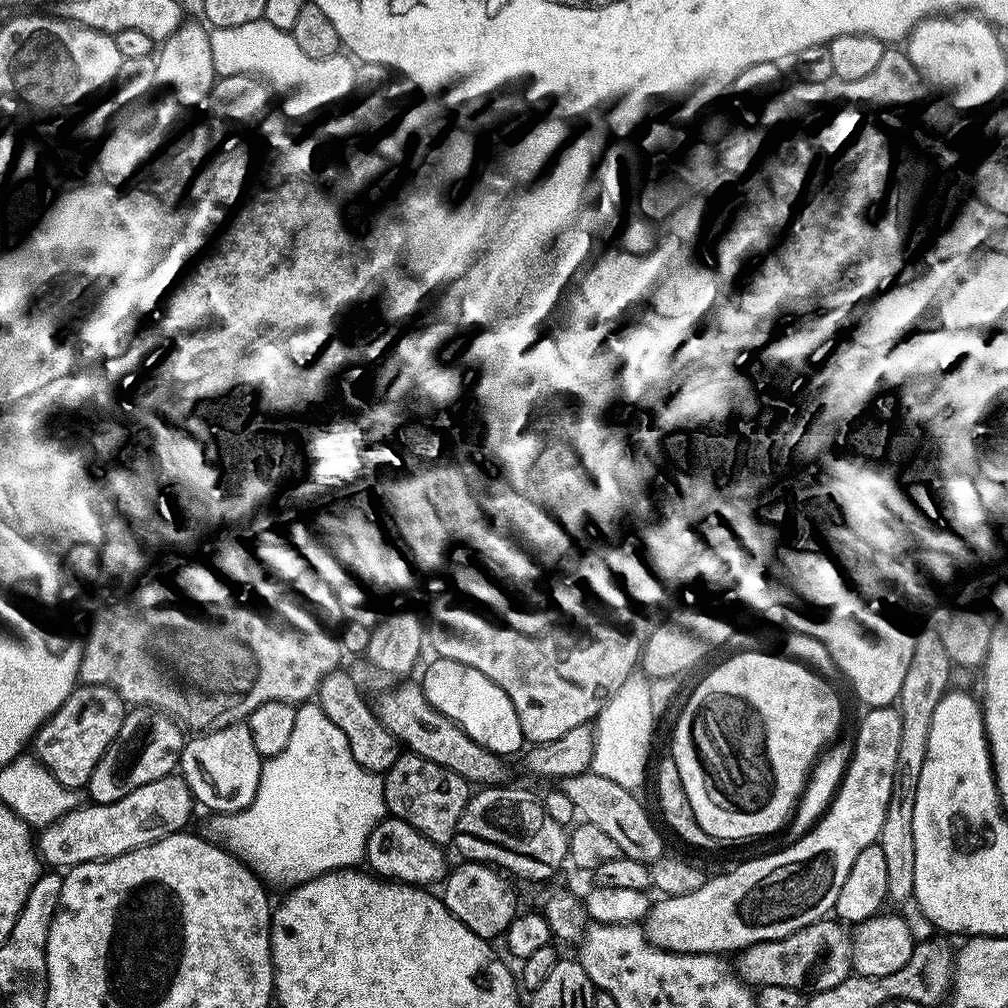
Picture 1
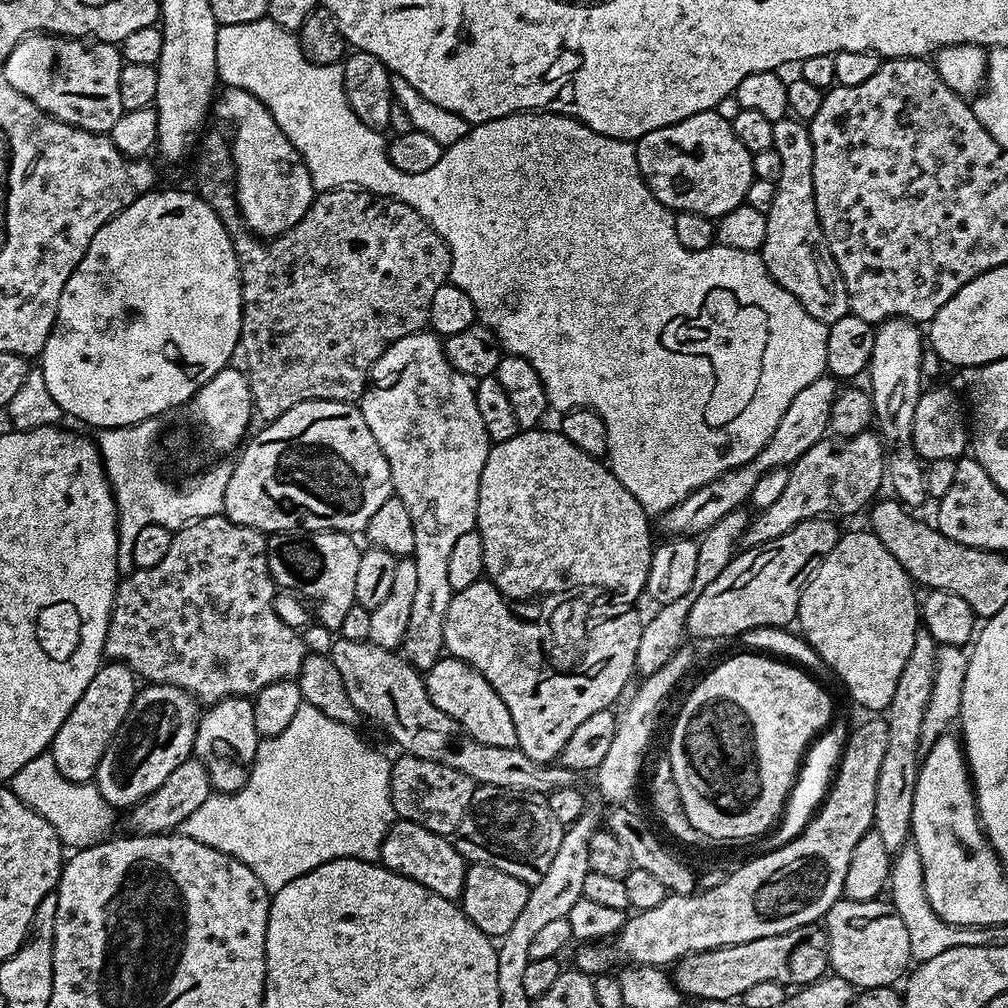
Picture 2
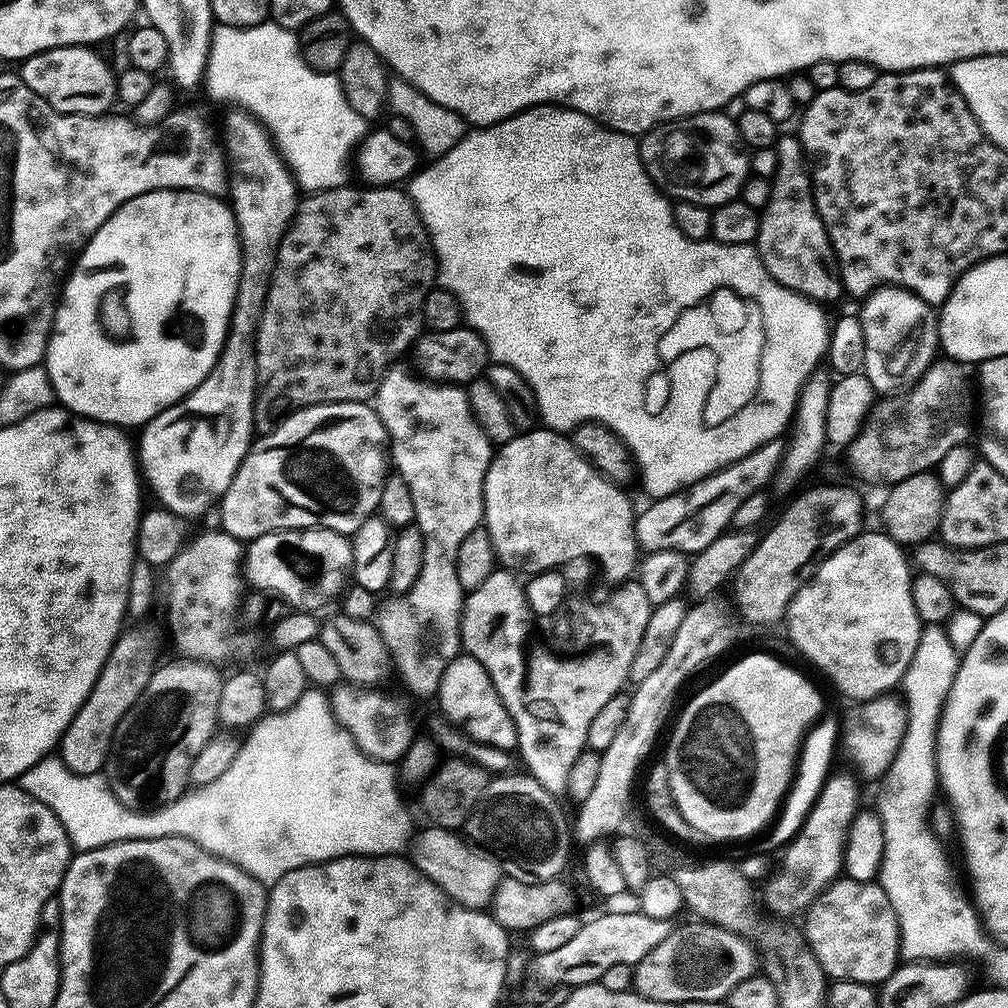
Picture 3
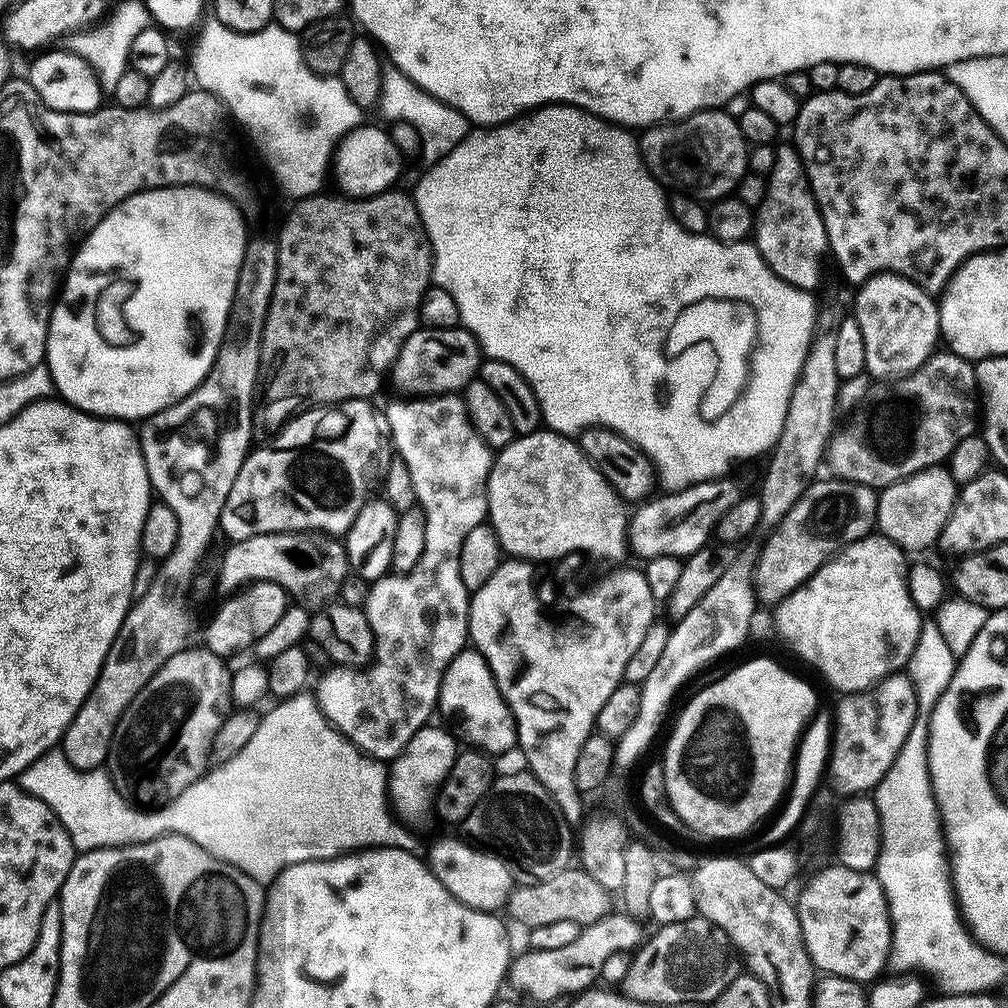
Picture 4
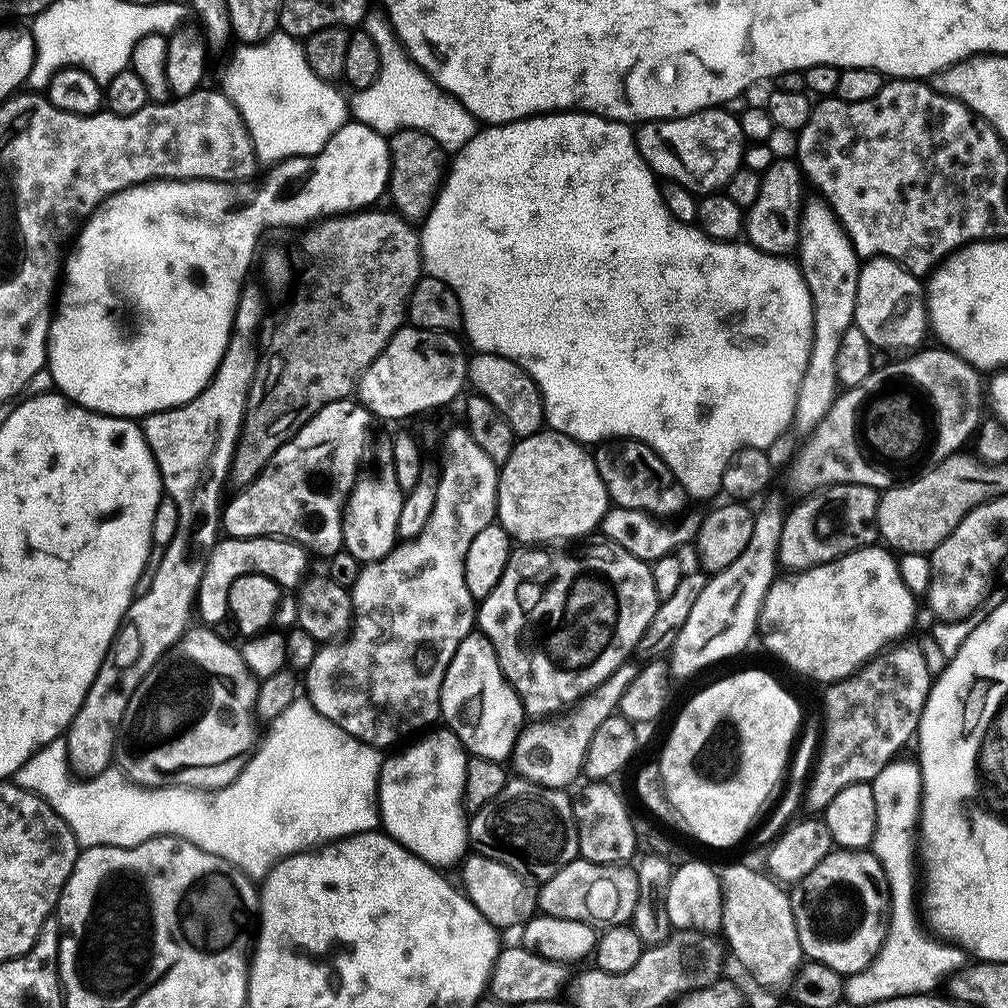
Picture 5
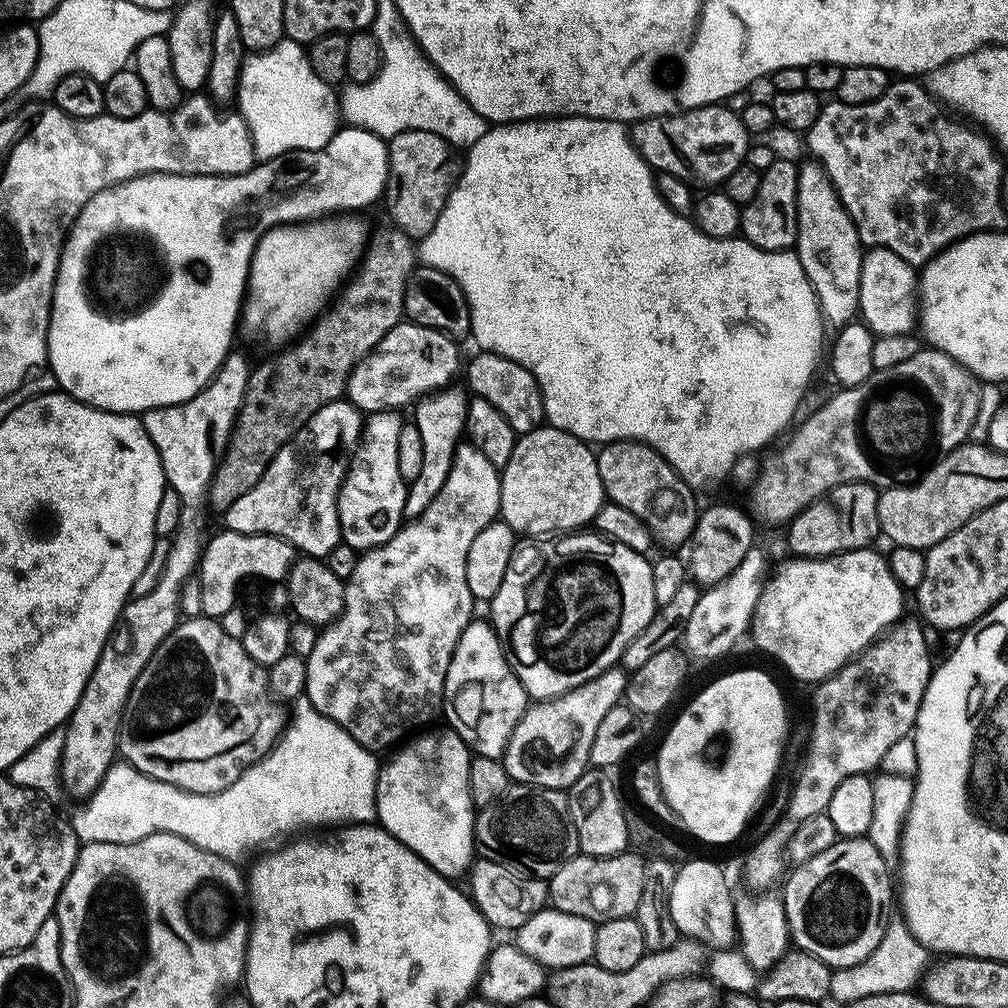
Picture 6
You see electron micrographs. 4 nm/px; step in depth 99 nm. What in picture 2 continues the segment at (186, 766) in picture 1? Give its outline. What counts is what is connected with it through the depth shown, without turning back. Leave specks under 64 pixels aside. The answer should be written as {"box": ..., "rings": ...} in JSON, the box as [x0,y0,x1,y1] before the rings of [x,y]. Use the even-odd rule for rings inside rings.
{"box":[192,696,261,794],"rings":[[[228,696],[211,705],[201,715],[192,751],[195,758],[207,768],[211,787],[217,793],[227,794],[236,792],[247,782],[252,761],[256,759],[256,748],[261,739],[254,726],[252,700],[246,696]]]}

